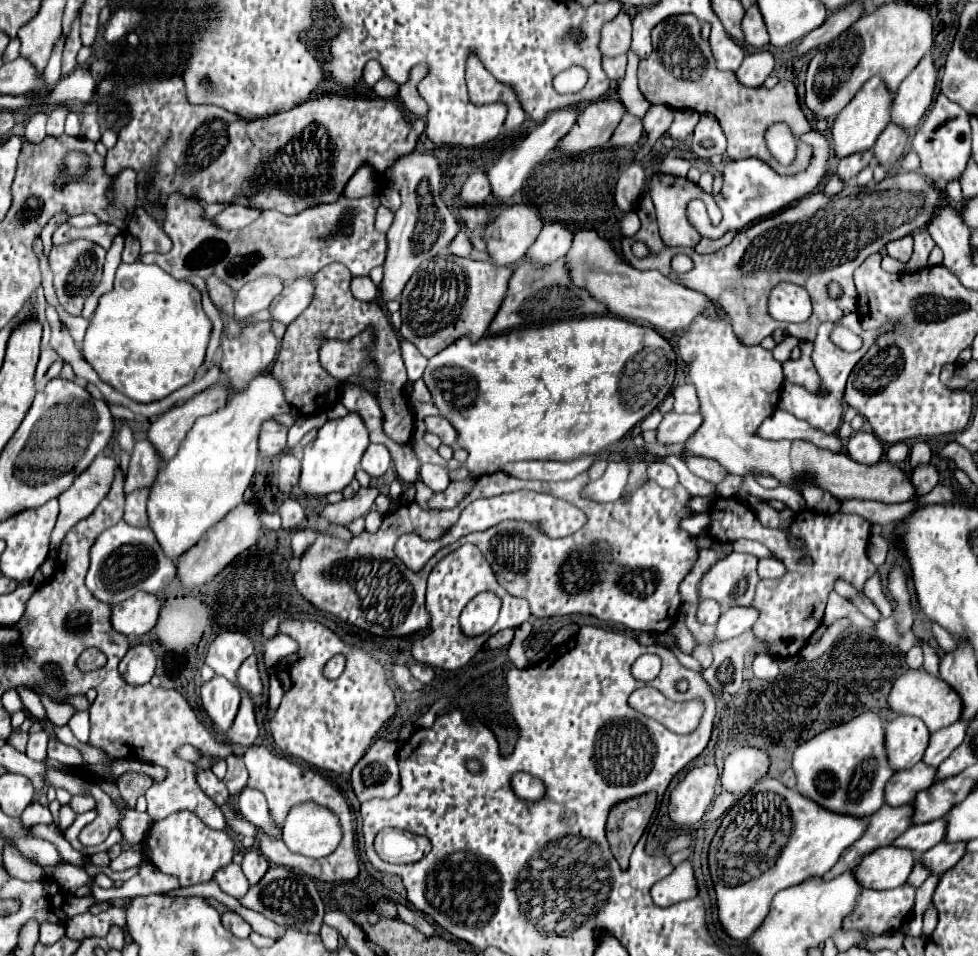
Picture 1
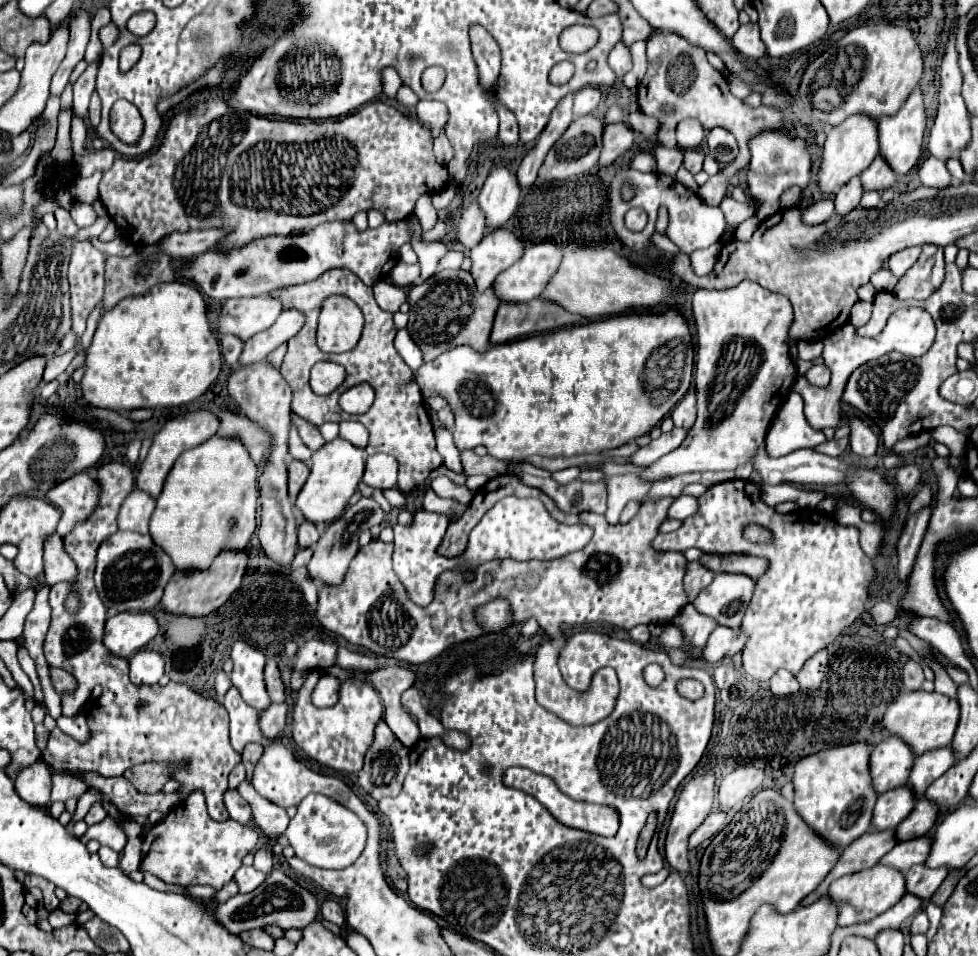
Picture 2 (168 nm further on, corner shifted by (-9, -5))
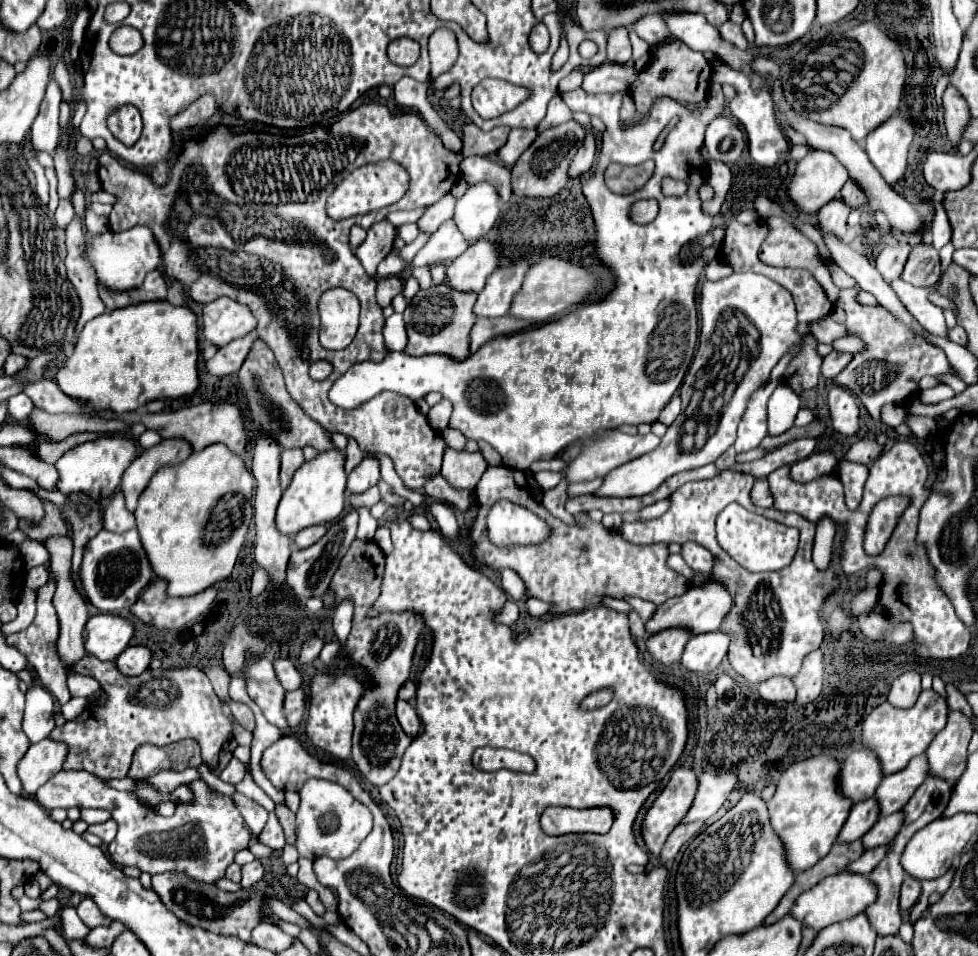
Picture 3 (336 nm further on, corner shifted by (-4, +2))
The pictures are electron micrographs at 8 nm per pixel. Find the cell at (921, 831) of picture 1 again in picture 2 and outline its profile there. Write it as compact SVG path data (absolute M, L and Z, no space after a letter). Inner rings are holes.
M919 836L907 842L899 842L879 862L897 868L899 872L907 872L911 866L925 862L925 856L929 856L929 836Z

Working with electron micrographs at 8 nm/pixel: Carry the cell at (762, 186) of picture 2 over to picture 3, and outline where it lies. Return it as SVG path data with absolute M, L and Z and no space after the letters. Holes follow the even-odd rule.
M726 65L714 67L712 79L720 79L720 81L724 81L724 83L728 83L728 85L732 85L736 89L736 95L728 103L728 109L730 109L732 117L736 117L744 125L744 129L748 133L750 157L760 165L776 165L780 161L780 157L784 153L788 153L790 147L788 147L788 141L784 137L784 131L780 129L780 125L776 121L770 93L764 93L764 89L752 89L750 75L746 75L742 71L736 71L736 69L728 69Z

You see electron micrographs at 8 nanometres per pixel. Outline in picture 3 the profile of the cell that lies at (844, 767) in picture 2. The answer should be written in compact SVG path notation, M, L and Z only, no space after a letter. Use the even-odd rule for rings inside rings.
M812 757L800 763L790 765L778 785L774 797L768 801L770 825L780 837L790 869L804 871L816 865L822 857L828 855L830 847L836 843L836 837L852 809L852 801L838 791L838 773L840 765L832 757Z

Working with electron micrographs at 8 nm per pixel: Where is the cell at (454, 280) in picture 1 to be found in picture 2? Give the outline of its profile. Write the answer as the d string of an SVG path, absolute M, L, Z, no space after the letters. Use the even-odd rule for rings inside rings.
M441 270L421 284L411 286L407 300L411 306L407 332L421 348L425 362L431 362L443 352L463 344L477 352L485 352L489 348L489 336L501 300L497 300L493 286L485 292L477 292L477 284L467 270Z

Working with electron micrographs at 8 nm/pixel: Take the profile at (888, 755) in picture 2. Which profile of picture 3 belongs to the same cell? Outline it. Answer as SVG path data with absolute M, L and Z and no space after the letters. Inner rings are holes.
M856 749L846 757L840 767L838 787L842 795L852 799L854 803L864 801L874 795L876 785L882 781L882 769L876 761L876 755L868 753L868 749Z

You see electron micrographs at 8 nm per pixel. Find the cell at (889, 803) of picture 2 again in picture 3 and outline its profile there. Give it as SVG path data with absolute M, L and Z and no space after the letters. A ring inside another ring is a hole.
M874 797L868 801L860 801L860 803L852 805L850 815L844 823L844 829L840 829L840 837L836 841L856 841L876 821L878 821L878 805L876 805Z

